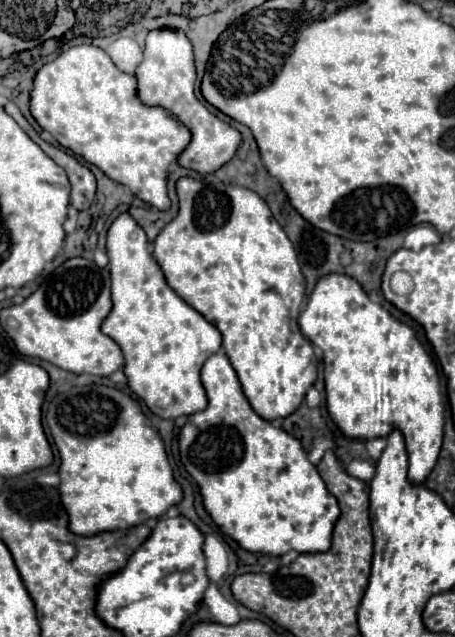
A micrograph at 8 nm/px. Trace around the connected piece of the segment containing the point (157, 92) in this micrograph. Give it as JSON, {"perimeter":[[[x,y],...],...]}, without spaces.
{"perimeter":[[[154,29],[146,35],[144,59],[136,69],[138,79],[138,95],[146,105],[160,105],[166,107],[174,117],[178,117],[192,133],[190,145],[178,157],[178,163],[186,169],[194,169],[202,175],[218,171],[224,163],[228,163],[240,141],[242,135],[214,113],[196,97],[194,83],[196,83],[196,65],[194,65],[194,49],[190,39],[184,31],[174,29]]]}

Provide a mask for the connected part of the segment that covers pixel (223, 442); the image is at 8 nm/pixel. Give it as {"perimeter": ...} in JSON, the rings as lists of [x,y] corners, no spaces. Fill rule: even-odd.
{"perimeter":[[[222,349],[210,355],[204,363],[202,385],[210,403],[204,411],[190,415],[182,427],[180,459],[186,471],[200,485],[204,507],[212,515],[214,523],[240,547],[252,553],[280,557],[292,549],[298,553],[328,551],[332,543],[332,529],[340,517],[340,507],[336,497],[326,489],[316,465],[308,461],[308,453],[304,451],[302,443],[284,429],[274,427],[270,421],[254,413],[242,391],[238,375]]]}

